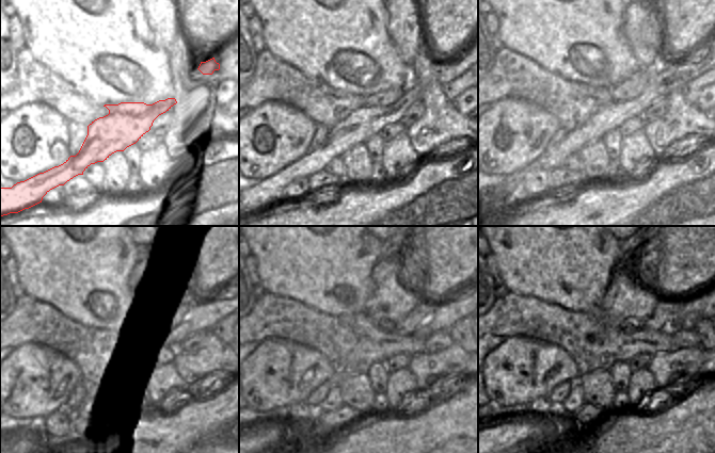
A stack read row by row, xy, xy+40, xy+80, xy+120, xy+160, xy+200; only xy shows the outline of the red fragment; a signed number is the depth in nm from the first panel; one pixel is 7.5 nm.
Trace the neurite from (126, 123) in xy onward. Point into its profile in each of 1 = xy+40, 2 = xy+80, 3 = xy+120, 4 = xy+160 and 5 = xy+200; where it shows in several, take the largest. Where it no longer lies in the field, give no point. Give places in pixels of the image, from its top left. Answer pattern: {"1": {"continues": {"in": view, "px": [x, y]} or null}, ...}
{"1": {"continues": {"in": "xy+40", "px": [360, 126]}}, "2": {"continues": {"in": "xy+80", "px": [667, 78]}}, "3": {"continues": {"in": "xy+120", "px": [202, 314]}}, "4": {"continues": {"in": "xy+160", "px": [454, 309]}}, "5": {"continues": {"in": "xy+200", "px": [689, 314]}}}

